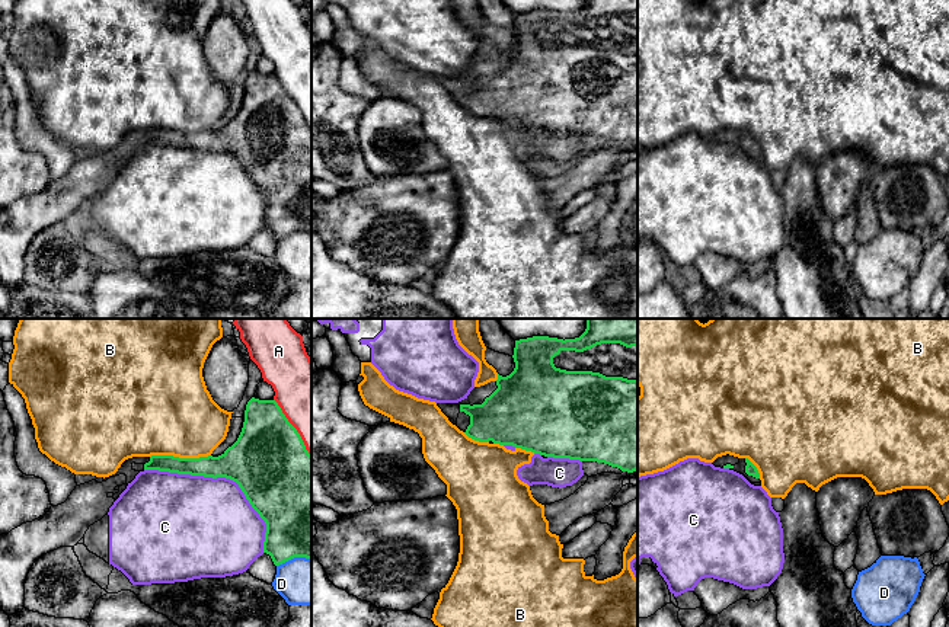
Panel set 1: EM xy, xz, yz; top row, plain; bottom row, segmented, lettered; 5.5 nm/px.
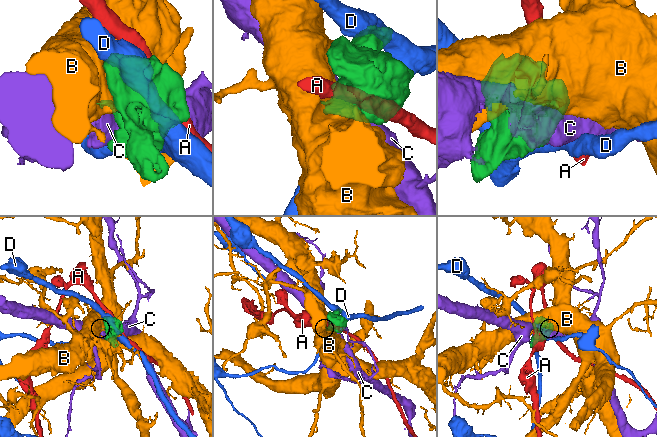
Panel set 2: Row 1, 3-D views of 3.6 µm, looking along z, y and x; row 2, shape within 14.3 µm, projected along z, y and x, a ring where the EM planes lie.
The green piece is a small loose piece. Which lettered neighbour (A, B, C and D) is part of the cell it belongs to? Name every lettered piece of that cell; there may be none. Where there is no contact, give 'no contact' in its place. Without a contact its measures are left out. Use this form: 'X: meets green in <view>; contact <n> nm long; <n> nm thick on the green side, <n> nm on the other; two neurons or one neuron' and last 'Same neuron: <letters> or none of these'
A: meets green in xy; contact 380 nm long; 420 nm thick on the green side, 360 nm on the other; two neurons
B: meets green in xy; contact 340 nm long; 120 nm thick on the green side, 460 nm on the other; two neurons
C: meets green in xy; contact 800 nm long; 400 nm thick on the green side, 460 nm on the other; two neurons
D: meets green in xy; contact 200 nm long; 460 nm thick on the green side, 260 nm on the other; two neurons
Same neuron: none of these

